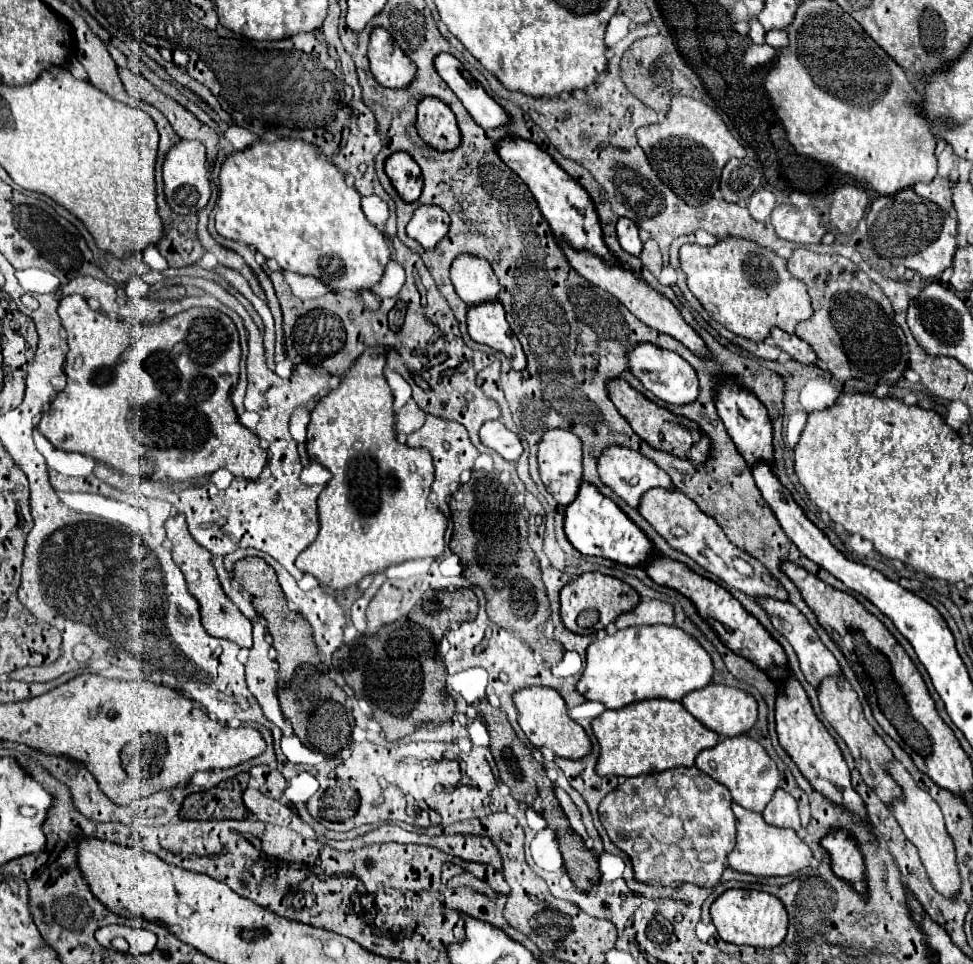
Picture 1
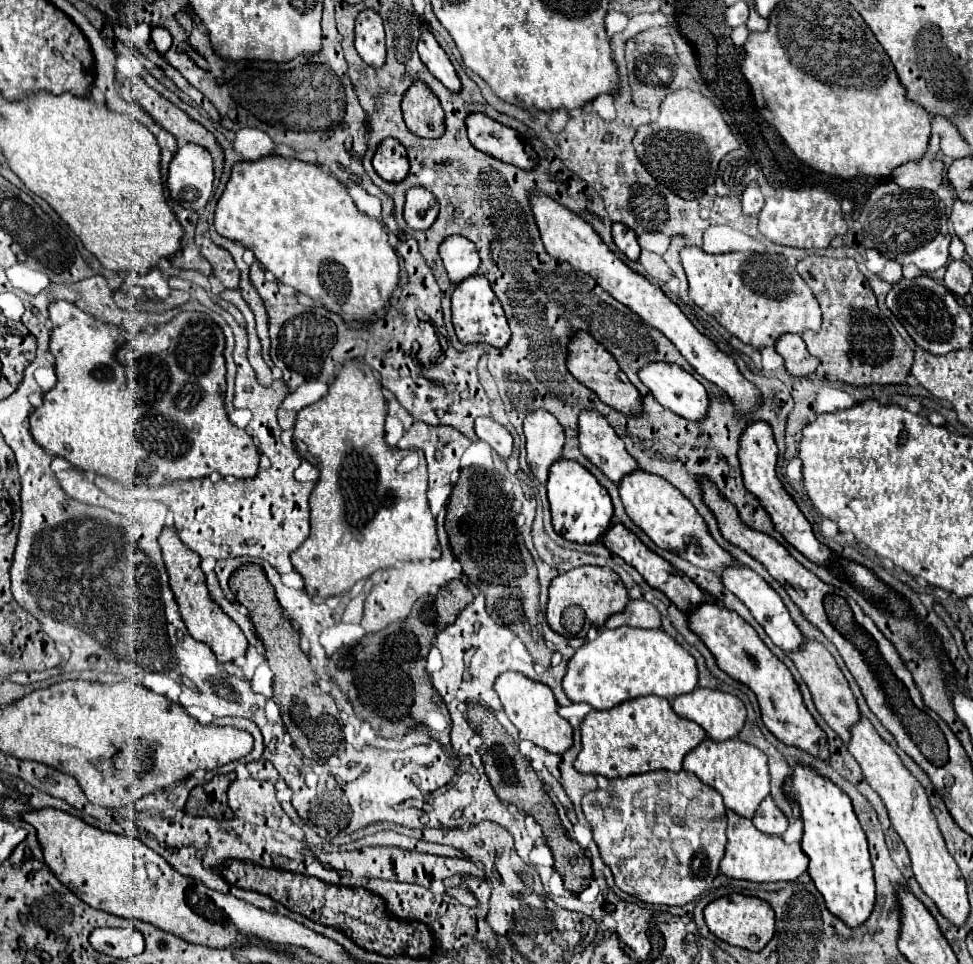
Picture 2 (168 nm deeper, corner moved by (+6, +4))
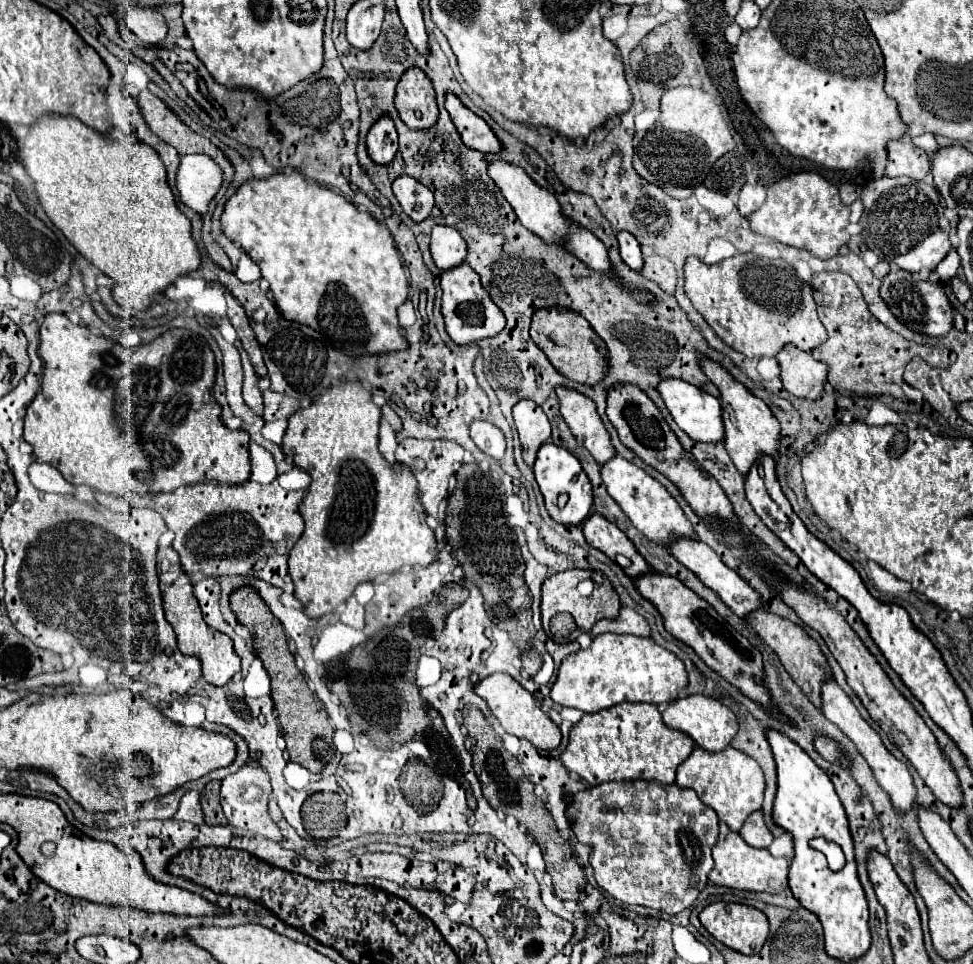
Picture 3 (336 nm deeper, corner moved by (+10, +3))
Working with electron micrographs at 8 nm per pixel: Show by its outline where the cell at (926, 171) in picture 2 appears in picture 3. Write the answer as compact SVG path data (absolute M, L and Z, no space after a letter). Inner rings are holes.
M893 141L889 143L889 161L887 175L889 177L909 177L915 181L923 181L931 171L931 161L925 151L915 147L911 141Z

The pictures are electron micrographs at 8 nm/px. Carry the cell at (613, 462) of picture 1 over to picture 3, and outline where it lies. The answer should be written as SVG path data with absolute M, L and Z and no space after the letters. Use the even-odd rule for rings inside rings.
M557 387L557 397L561 405L561 415L575 435L577 443L583 445L599 465L611 461L617 451L611 445L611 437L597 413L595 403L589 397L565 387Z

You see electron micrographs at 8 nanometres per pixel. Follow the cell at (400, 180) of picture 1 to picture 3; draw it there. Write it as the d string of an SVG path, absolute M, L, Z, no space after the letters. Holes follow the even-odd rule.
M385 115L381 117L367 135L367 151L373 163L387 165L397 153L397 131L393 121Z

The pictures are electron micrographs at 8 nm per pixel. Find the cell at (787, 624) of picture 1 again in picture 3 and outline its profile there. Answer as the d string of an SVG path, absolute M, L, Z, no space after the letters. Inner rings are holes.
M689 539L677 541L677 543L669 549L669 553L675 555L677 561L681 561L687 569L691 569L709 589L713 589L713 591L721 597L721 601L723 601L725 605L729 605L729 607L733 609L733 613L739 615L741 619L747 619L749 613L763 609L763 599L761 599L761 595L759 595L737 571L729 569L729 567L721 561L721 557L719 557L711 547L707 547L705 543L701 543L701 541L689 541Z

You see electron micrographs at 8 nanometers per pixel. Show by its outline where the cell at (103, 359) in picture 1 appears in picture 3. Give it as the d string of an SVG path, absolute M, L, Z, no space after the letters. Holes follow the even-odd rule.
M49 313L41 325L41 345L39 345L39 355L45 361L45 375L43 375L43 385L41 391L35 395L31 405L27 407L25 415L25 431L23 439L33 447L33 455L41 463L49 463L61 471L61 475L71 483L71 485L89 485L97 491L103 493L115 493L115 495L125 495L129 491L135 493L165 493L173 491L181 485L193 485L193 483L205 483L205 481L219 481L219 483L243 483L251 475L251 463L249 463L249 435L245 431L231 431L223 425L221 421L221 405L213 399L213 385L215 385L215 355L205 341L203 335L189 331L189 329L169 329L161 337L157 337L151 343L143 343L135 349L123 347L119 341L93 335L85 325L71 323L63 313ZM121 365L125 365L125 403L131 399L131 413L125 413L125 425L119 423L117 415L117 385L121 375Z

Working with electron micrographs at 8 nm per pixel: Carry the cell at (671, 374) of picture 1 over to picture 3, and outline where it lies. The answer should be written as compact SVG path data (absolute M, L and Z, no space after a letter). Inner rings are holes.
M661 379L659 387L657 387L663 403L667 405L671 417L675 419L675 423L695 441L703 441L703 443L715 443L723 439L723 421L721 421L721 403L719 399L715 399L713 395L705 393L703 389L683 381L683 379Z

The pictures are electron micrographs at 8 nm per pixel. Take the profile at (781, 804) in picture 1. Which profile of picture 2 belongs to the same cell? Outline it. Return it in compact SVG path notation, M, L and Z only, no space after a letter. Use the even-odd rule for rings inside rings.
M767 796L761 806L757 808L757 814L753 816L753 826L769 836L783 836L783 832L787 830L787 818L781 810L777 810L775 802L771 796Z

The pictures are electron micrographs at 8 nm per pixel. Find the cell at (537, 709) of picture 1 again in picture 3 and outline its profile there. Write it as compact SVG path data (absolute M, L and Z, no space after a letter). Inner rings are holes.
M507 673L489 675L489 677L485 677L483 681L479 681L475 685L475 693L487 701L487 705L493 711L493 715L499 719L501 727L509 735L527 739L537 749L545 749L545 751L555 749L561 743L561 731L559 731L559 727L541 711L537 699L527 689L523 689L511 675L507 675Z

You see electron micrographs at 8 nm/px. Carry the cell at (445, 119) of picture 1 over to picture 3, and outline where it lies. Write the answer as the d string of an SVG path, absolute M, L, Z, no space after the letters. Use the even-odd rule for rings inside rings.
M409 69L397 83L395 107L401 121L411 129L429 129L439 119L435 91L421 69Z

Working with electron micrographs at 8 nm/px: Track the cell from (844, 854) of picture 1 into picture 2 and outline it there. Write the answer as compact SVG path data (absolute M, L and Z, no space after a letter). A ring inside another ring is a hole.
M803 764L793 766L793 774L785 778L783 790L789 802L797 802L799 806L805 826L801 848L809 858L807 874L821 892L827 910L841 918L849 928L861 926L873 912L875 882L867 838L859 826L849 796L839 786L829 782L829 778L823 778L817 770Z

